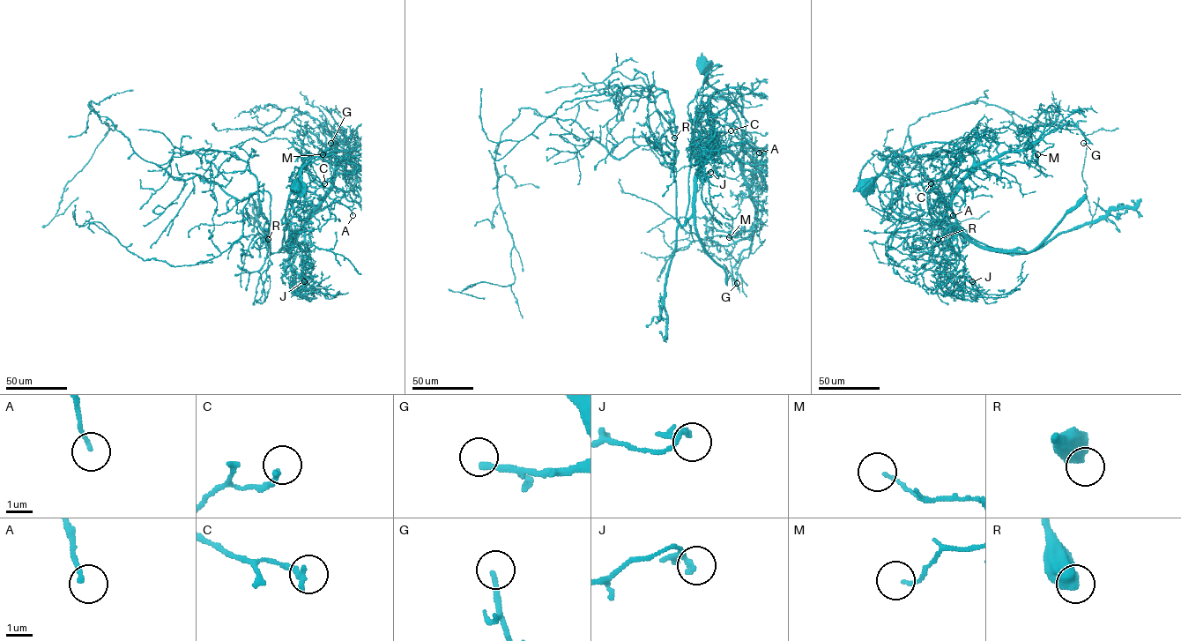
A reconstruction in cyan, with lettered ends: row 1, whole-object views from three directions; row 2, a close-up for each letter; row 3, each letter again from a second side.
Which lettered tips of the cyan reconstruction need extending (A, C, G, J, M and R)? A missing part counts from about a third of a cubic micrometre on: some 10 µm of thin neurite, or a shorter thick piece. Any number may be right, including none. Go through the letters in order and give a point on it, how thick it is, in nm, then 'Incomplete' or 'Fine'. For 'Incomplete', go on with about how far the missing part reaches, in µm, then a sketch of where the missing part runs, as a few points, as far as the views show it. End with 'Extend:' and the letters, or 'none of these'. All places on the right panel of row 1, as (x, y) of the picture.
A: Place: (953, 215). Thickness 160 nm. Fine
C: Place: (931, 183). Thickness 240 nm. Fine
G: Place: (1083, 143). Thickness 190 nm. Incomplete. Missing length about 30 µm
J: Place: (972, 281). Thickness 140 nm. Fine
M: Place: (1037, 154). Thickness 110 nm. Fine
R: Place: (938, 239). Thickness 700 nm. Fine
Extend: G

